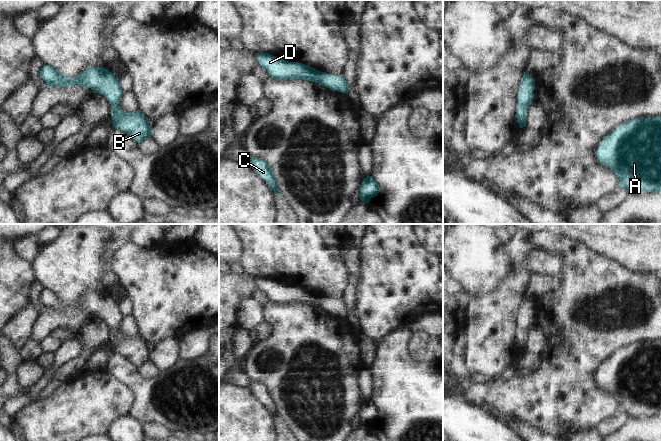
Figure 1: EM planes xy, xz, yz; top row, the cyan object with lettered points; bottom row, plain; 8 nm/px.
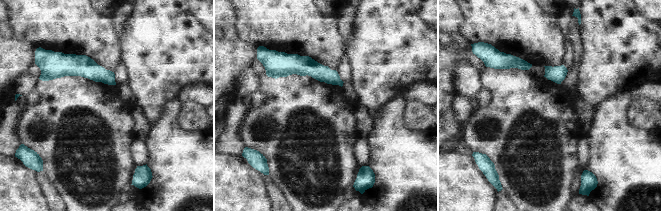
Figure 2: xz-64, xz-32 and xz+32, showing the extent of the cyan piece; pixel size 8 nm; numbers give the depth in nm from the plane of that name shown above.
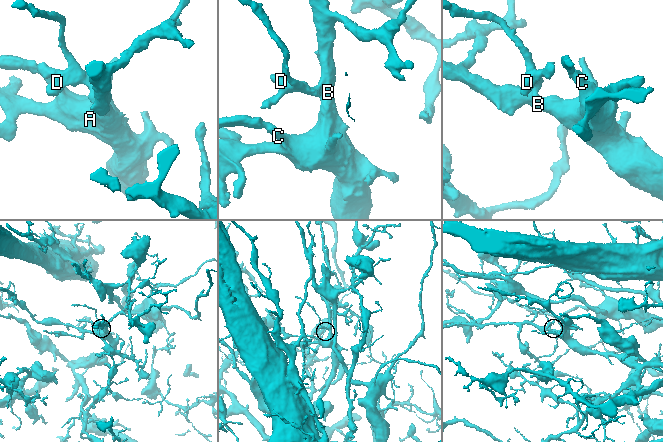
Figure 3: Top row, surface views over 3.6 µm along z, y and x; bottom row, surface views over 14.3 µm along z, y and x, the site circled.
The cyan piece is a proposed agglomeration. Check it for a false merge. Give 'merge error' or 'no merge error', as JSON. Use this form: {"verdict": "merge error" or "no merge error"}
{"verdict": "no merge error"}

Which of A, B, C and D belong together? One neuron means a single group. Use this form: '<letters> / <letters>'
A B C D

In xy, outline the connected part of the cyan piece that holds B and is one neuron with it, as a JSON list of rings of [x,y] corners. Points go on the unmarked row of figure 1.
[[[45,289],[40,295],[41,302],[48,311],[70,311],[75,308],[85,312],[89,310],[94,317],[105,320],[112,330],[111,342],[115,353],[122,354],[138,367],[142,367],[152,359],[148,342],[141,336],[127,336],[119,327],[124,318],[120,311],[120,303],[103,291],[89,290],[77,301],[67,301],[55,291]]]

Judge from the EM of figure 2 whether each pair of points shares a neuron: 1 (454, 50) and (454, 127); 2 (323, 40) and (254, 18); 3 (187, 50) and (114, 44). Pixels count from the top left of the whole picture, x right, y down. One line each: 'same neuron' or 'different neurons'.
1: same neuron
2: same neuron
3: different neurons

